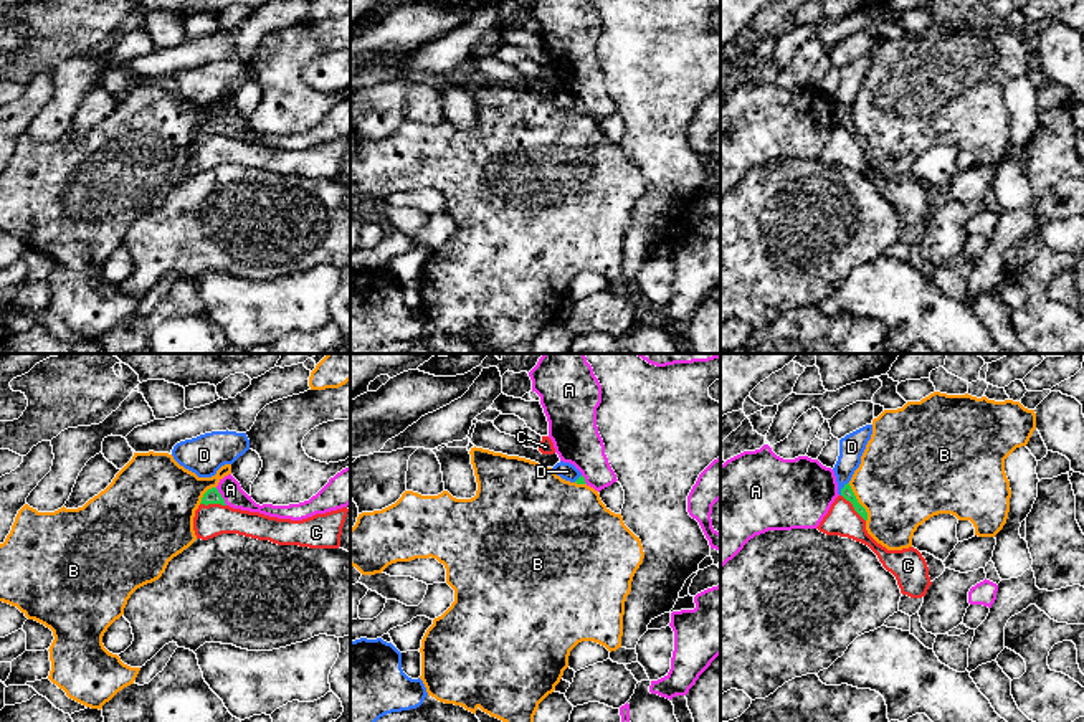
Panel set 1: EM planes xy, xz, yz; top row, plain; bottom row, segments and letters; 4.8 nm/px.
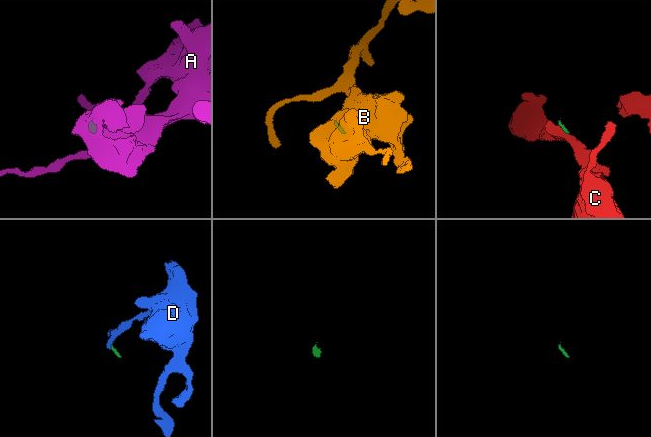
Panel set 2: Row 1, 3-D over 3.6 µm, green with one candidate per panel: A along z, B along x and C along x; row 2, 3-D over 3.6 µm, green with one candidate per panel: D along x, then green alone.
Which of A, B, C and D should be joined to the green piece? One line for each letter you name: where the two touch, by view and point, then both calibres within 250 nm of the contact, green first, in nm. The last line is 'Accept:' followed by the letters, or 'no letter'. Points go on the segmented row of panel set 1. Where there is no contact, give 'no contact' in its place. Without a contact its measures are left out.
D: meets green in yz at (843, 488); 60 nm thick on the green side, 120 nm on the other
Accept: D

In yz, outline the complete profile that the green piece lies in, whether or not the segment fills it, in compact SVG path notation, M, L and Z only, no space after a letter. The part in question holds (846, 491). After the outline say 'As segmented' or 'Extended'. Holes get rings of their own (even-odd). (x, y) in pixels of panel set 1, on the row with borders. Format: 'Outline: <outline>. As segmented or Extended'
Outline: M866 425L844 438L839 439L839 456L833 468L836 482L838 482L838 494L843 496L846 501L849 501L854 507L854 511L868 520L866 509L858 502L849 481L854 474L854 471L861 464L861 456L866 449L868 441L872 435L872 425Z. Extended

